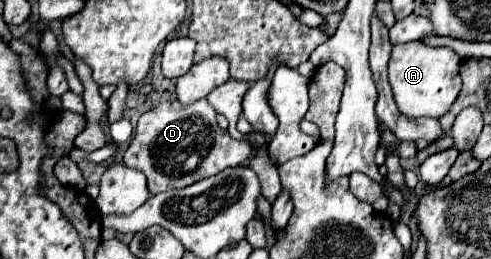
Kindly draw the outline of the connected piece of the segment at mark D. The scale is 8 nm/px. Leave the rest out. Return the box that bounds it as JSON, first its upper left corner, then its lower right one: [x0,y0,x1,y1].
[124,99,252,195]

